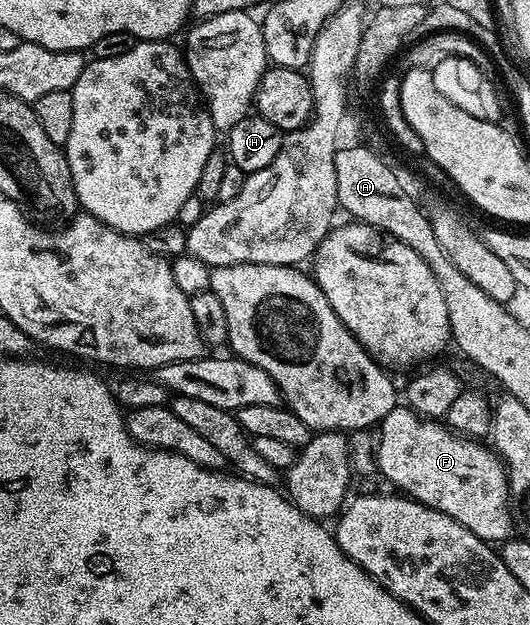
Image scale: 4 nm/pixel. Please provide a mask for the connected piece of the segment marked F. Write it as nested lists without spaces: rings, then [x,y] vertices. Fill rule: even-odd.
[[[399,404],[379,423],[375,453],[379,474],[398,486],[393,488],[402,495],[459,520],[463,528],[490,544],[514,537],[505,463],[484,441],[466,438],[432,418],[418,418],[414,410]]]

